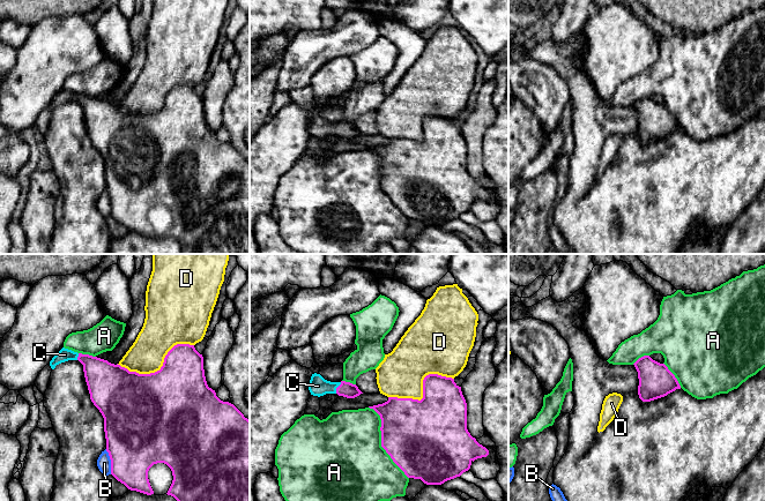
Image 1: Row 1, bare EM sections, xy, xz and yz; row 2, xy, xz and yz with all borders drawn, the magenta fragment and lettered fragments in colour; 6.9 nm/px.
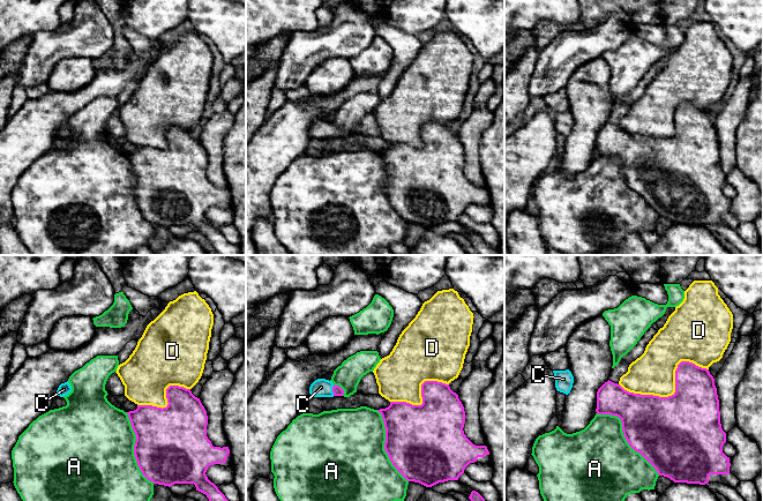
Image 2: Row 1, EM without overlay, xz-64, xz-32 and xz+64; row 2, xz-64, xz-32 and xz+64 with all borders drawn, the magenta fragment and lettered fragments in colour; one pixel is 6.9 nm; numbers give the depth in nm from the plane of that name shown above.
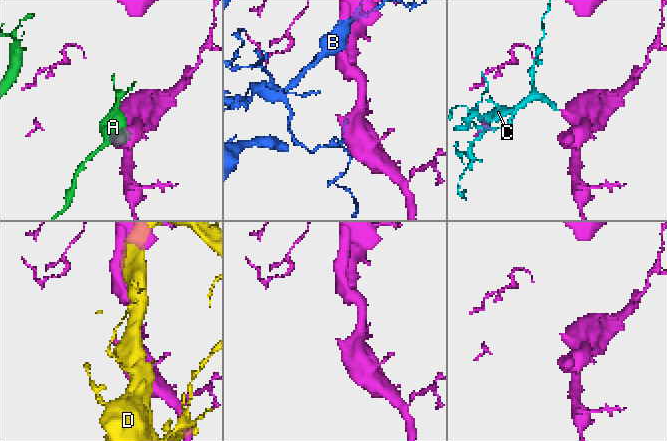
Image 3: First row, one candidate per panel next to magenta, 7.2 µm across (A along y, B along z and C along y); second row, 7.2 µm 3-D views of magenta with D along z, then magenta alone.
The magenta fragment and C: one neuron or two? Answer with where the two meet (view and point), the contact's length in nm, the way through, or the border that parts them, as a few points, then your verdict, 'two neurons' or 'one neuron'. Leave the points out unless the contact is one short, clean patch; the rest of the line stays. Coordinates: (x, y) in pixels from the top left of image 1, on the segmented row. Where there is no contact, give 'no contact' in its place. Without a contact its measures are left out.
contact xz (336, 388); length 90 nm; way xz (346, 389), (336, 388), (318, 386); one neuron

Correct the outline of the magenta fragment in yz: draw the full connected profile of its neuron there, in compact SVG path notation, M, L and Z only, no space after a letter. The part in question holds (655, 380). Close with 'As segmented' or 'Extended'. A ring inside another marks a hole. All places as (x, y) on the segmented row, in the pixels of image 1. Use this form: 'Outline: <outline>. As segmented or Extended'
Outline: M649 356L639 358L633 365L639 379L638 395L643 402L654 401L681 389L677 379L668 367Z. As segmented

